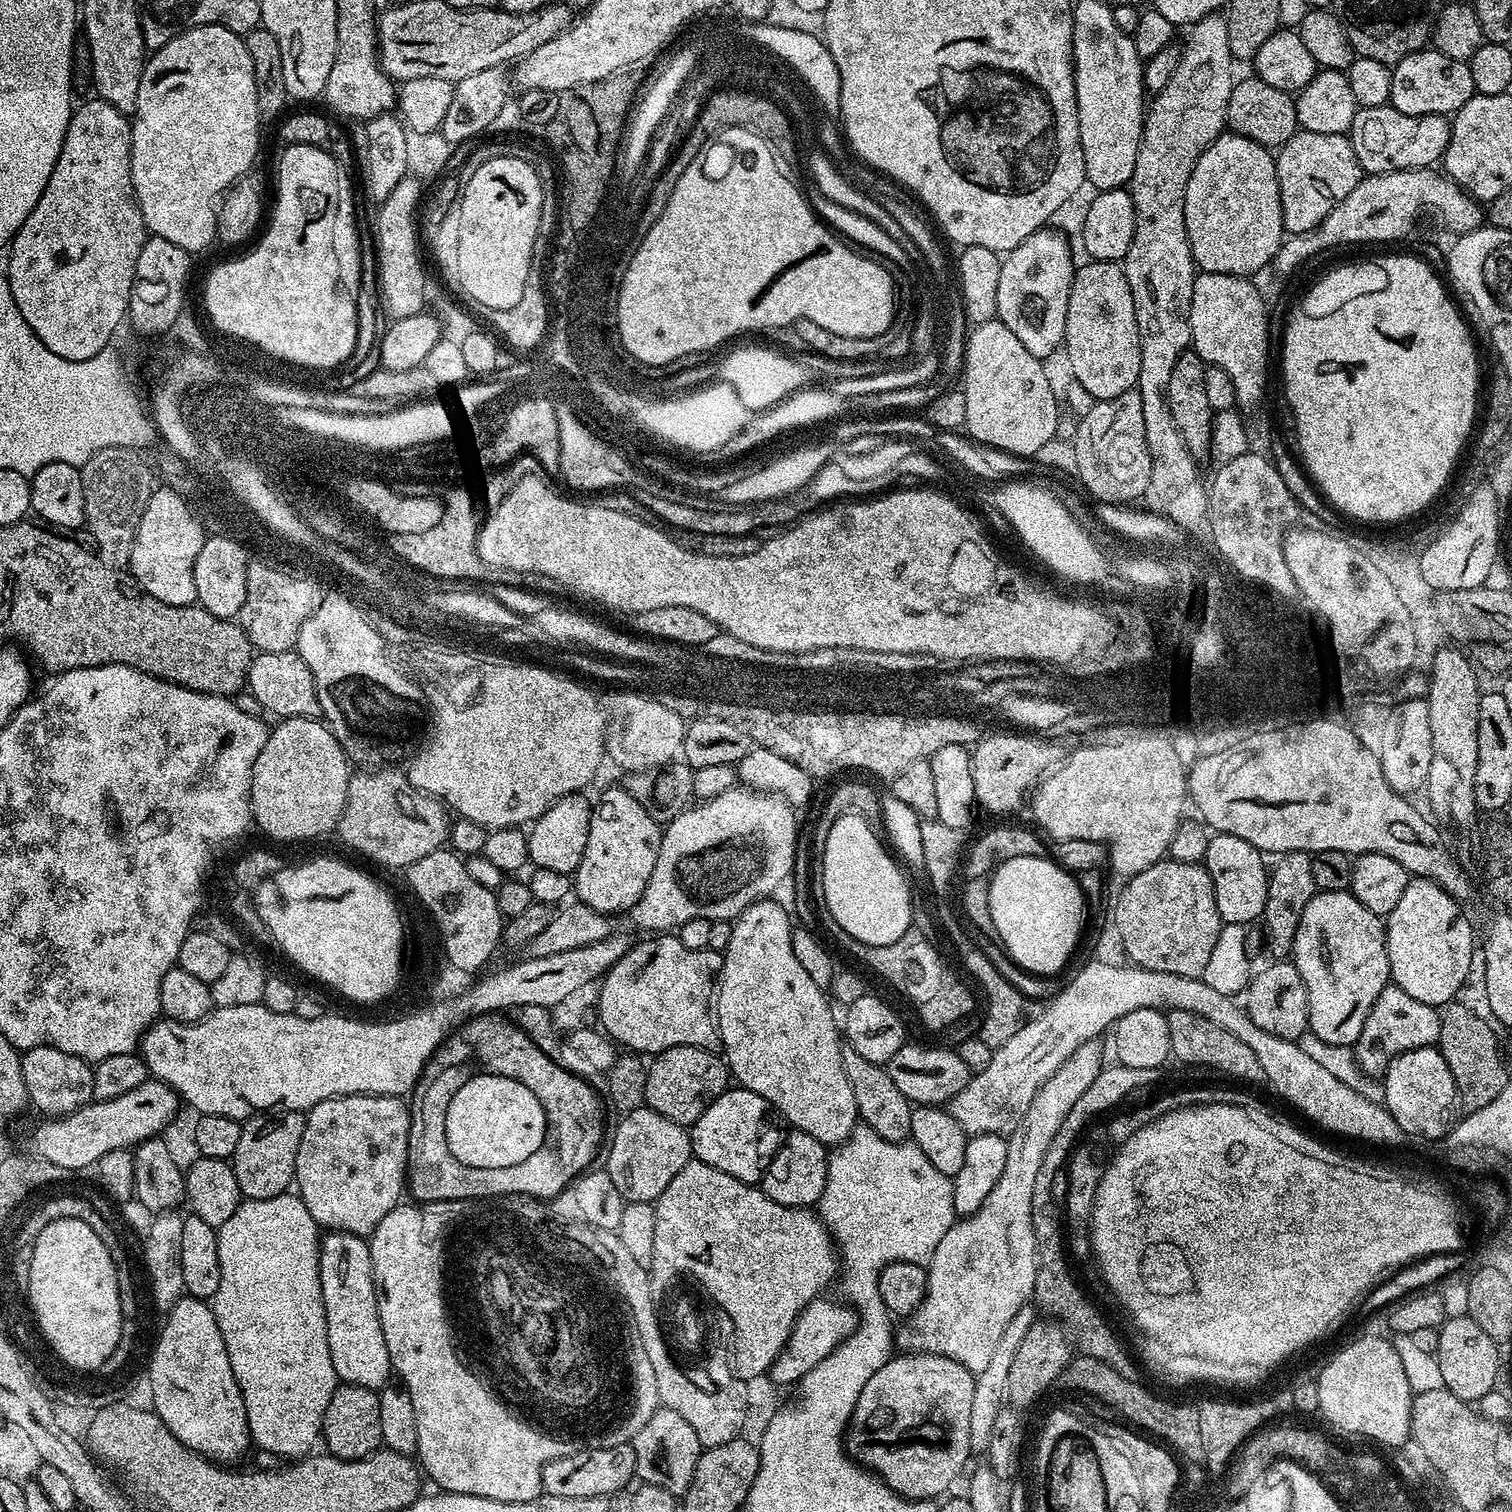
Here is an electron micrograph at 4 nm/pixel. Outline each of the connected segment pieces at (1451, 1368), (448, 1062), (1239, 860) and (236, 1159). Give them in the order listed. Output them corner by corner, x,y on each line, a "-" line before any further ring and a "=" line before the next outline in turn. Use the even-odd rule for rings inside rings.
1450,1316
1438,1329
1438,1350
1435,1357
1438,1366
1442,1366
1442,1382
1458,1398
1469,1402
1479,1402
1491,1391
1498,1372
1502,1369
1501,1349
1496,1347
1494,1338
1478,1326
1472,1317
=
489,1014
465,1021
443,1044
440,1044
438,1050
424,1065
423,1079
432,1080
441,1075
446,1068
465,1066
472,1063
472,1060
476,1060
485,1073
510,1078
512,1081
516,1081
516,1076
544,1076
544,1060
549,1056
538,1050
515,1021
502,1019
504,1018
501,1015
=
1216,834
1209,839
1202,863
1214,882
1218,914
1224,924
1248,926
1251,920
1259,921
1263,917
1270,875
1266,864
1264,868
1264,860
1259,850
1242,838
=
265,1110
243,1121
238,1150
230,1158
232,1169
238,1178
241,1197
265,1200
283,1196
293,1187
304,1117
305,1113
300,1110

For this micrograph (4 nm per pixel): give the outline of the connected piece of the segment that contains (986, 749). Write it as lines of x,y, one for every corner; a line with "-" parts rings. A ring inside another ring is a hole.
1000,732
997,736
988,734
970,753
976,800
979,807
988,812
1012,812
1023,804
1025,807
1026,797
1037,781
1061,759
1054,745
1044,740
1031,740
1028,736
1015,736
1012,732

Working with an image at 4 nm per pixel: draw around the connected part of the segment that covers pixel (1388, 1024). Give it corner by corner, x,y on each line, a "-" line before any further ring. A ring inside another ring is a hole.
1389,983
1382,994
1378,994
1362,1026
1362,1034
1355,1042
1354,1055
1359,1069
1379,1077
1387,1072
1388,1064
1395,1056
1401,1056
1412,1048
1435,1045
1440,1039
1440,1017
1441,1013
1433,1005
1418,1002
1418,998
1410,998
1410,994
1397,984

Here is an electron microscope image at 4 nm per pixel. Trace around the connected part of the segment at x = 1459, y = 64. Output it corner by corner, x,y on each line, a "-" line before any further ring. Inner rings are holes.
1421,50
1402,58
1392,68
1390,94
1391,107
1402,114
1448,116
1466,106
1466,102
1470,102
1470,98
1477,95
1477,91
1471,63
1446,58
1446,54
1435,50

